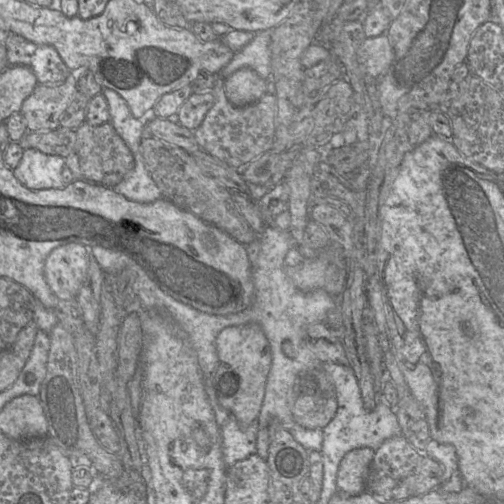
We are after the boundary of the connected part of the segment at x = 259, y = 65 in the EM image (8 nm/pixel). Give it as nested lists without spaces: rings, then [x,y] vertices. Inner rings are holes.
[[[263,30],[254,34],[253,39],[241,50],[234,53],[233,58],[220,71],[219,74],[224,79],[243,67],[253,69],[265,80],[270,77],[272,73],[270,56],[272,30]]]

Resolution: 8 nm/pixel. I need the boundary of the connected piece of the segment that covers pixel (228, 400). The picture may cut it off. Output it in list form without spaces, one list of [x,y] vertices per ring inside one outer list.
[[[257,324],[229,326],[217,335],[216,350],[218,365],[212,374],[212,384],[217,401],[241,426],[248,426],[258,419],[265,395],[272,362],[268,339]]]

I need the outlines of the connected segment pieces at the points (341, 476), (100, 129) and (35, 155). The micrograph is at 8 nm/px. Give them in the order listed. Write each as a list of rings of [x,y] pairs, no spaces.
[[[362,447],[345,454],[337,472],[338,491],[359,495],[366,491],[366,480],[375,450]]]
[[[85,122],[76,129],[76,133],[76,153],[83,178],[87,181],[113,188],[133,170],[133,154],[110,122],[101,125],[90,125]]]
[[[25,149],[19,165],[12,171],[15,178],[31,190],[60,189],[66,186],[62,177],[65,165],[65,158],[61,156]]]

